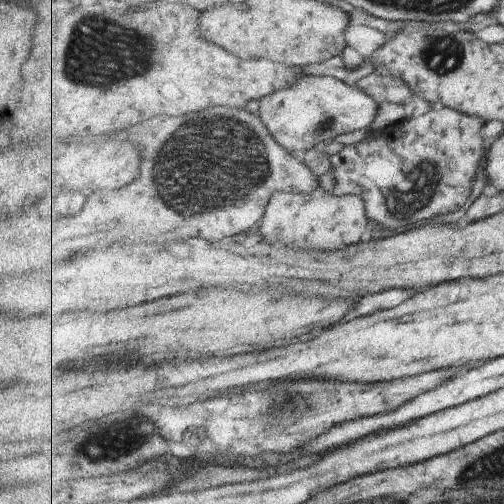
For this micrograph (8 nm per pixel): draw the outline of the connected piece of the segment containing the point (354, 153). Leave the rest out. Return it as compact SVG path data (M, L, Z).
M435 108L413 119L407 118L393 123L391 130L381 132L378 138L366 142L345 145L330 156L331 172L335 178L332 193L335 196L353 196L359 194L367 206L367 218L385 229L403 228L404 224L415 224L429 220L434 216L449 214L467 204L467 198L473 190L473 176L477 174L483 158L483 118L467 116L451 108Z

